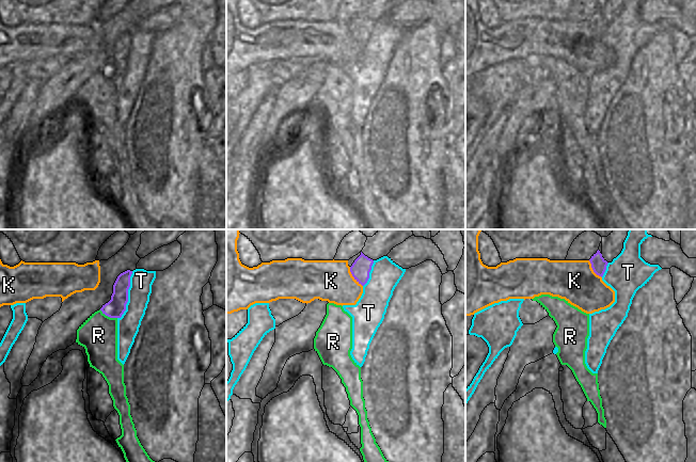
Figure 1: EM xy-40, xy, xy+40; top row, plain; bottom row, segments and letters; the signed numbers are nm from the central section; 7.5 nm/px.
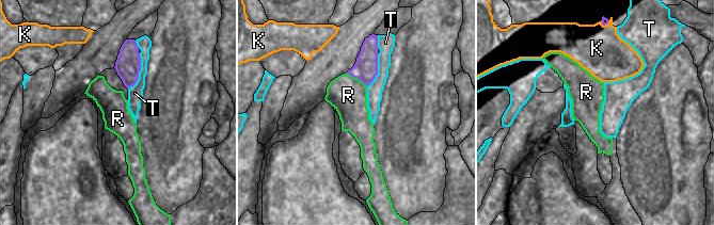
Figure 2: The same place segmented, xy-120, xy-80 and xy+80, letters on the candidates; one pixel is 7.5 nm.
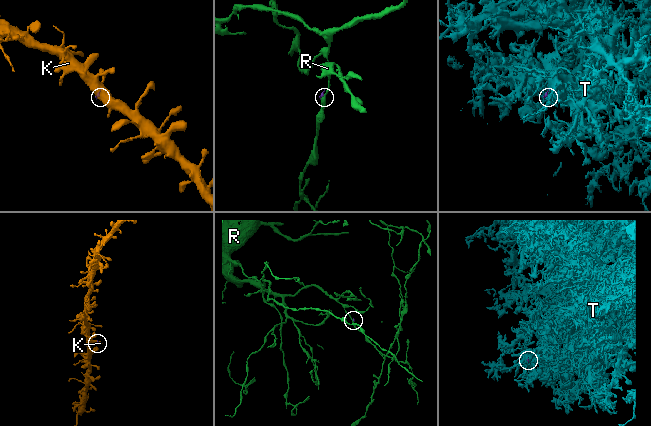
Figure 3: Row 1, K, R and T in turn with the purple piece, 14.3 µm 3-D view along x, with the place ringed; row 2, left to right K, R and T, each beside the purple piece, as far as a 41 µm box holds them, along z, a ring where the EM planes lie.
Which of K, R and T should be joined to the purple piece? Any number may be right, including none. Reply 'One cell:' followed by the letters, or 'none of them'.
One cell: none of them

